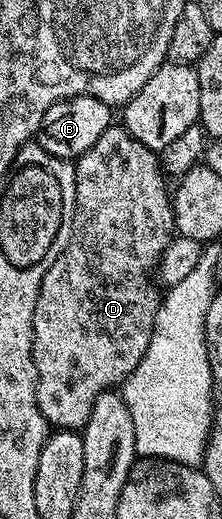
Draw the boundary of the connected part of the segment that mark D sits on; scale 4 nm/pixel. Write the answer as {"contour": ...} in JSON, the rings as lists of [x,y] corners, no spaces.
{"contour":[[[112,126],[74,161],[75,181],[75,217],[69,234],[69,242],[65,250],[57,259],[50,261],[44,267],[41,278],[41,290],[37,294],[37,302],[33,310],[33,366],[35,367],[35,393],[37,406],[41,414],[47,419],[48,425],[55,430],[81,430],[89,422],[93,404],[102,392],[114,389],[120,382],[126,380],[127,375],[139,365],[141,358],[145,358],[145,350],[149,350],[149,342],[153,338],[153,330],[157,322],[157,310],[161,299],[160,289],[153,279],[153,270],[158,269],[159,259],[173,239],[175,232],[175,209],[172,197],[169,195],[169,184],[163,181],[163,172],[159,169],[160,157],[149,146],[141,146],[133,134],[129,134],[122,126]]]}

